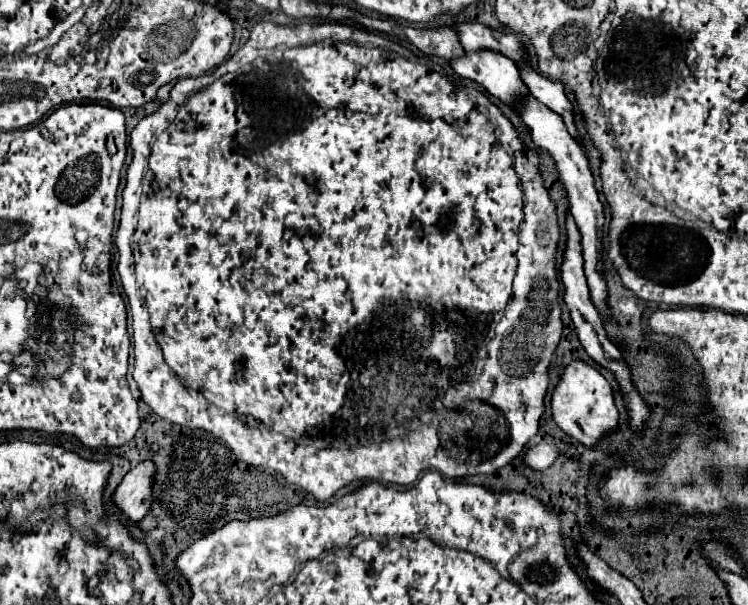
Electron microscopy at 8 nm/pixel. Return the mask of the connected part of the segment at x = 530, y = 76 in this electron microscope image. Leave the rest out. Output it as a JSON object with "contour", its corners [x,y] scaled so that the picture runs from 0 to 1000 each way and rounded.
{"contour":[[[706,102],[706,116],[695,116],[695,129],[701,129],[701,139],[706,142],[706,149],[714,162],[719,162],[725,172],[730,172],[735,182],[741,182],[743,188],[749,188],[754,195],[754,205],[757,205],[759,218],[770,228],[770,235],[781,238],[781,231],[773,225],[773,215],[767,208],[767,179],[754,152],[754,139],[719,122],[714,116],[711,102]]]}

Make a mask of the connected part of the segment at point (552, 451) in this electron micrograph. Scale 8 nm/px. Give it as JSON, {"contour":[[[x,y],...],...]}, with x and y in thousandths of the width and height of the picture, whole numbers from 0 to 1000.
{"contour":[[[722,731],[722,734],[717,734],[714,740],[706,744],[703,764],[706,764],[706,770],[711,770],[717,777],[730,777],[730,774],[735,774],[741,767],[741,760],[746,754],[749,754],[749,744],[741,734]]]}

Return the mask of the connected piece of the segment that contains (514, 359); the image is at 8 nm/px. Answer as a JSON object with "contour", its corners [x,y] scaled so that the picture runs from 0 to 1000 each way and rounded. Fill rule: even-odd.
{"contour":[[[345,36],[329,73],[289,112],[289,136],[283,136],[283,126],[241,132],[227,149],[227,162],[211,179],[211,185],[195,192],[174,218],[174,241],[179,255],[171,278],[168,311],[163,317],[163,354],[152,403],[158,410],[160,466],[171,489],[176,519],[176,621],[184,635],[190,661],[211,688],[238,704],[286,717],[310,740],[318,760],[337,770],[358,770],[425,826],[441,826],[455,807],[465,803],[468,797],[511,793],[519,800],[548,803],[567,777],[583,777],[596,790],[615,790],[631,783],[655,783],[690,760],[703,740],[706,727],[717,721],[722,707],[722,691],[727,684],[727,655],[735,635],[733,608],[751,555],[751,512],[746,502],[749,463],[743,446],[749,377],[743,360],[743,337],[735,331],[722,288],[722,258],[701,241],[701,231],[687,218],[687,205],[671,188],[671,182],[660,169],[655,169],[650,155],[636,149],[634,172],[626,155],[604,145],[604,139],[583,116],[540,89],[543,83],[519,63],[497,60],[497,73],[487,73],[487,50],[455,43],[447,36],[398,43]],[[184,334],[187,350],[182,374]],[[556,506],[561,506],[561,562],[553,562],[556,545],[551,545],[551,516]],[[238,625],[246,628],[254,641],[267,645],[275,658],[270,658],[267,648],[249,641]],[[286,628],[316,628],[316,638],[289,638],[294,631]],[[615,668],[631,668],[631,681],[626,684],[615,674]],[[636,668],[642,668],[644,674],[634,674]],[[332,691],[340,691],[350,707],[358,711],[324,701],[324,694]],[[634,691],[639,691],[642,698],[631,701]]]}

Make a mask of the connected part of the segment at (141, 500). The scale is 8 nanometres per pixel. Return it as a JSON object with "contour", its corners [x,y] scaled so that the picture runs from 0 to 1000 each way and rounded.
{"contour":[[[193,760],[176,774],[158,810],[152,813],[155,836],[168,850],[168,856],[184,863],[190,860],[203,836],[203,797],[209,793],[209,770]]]}

